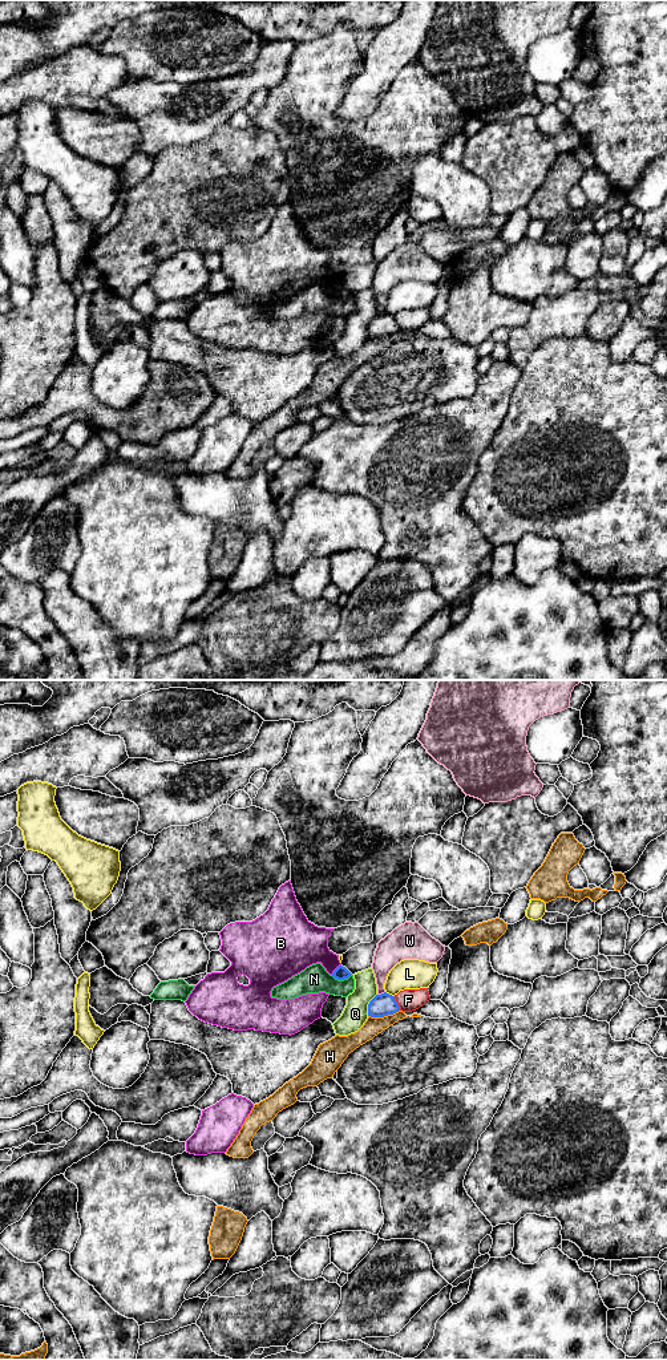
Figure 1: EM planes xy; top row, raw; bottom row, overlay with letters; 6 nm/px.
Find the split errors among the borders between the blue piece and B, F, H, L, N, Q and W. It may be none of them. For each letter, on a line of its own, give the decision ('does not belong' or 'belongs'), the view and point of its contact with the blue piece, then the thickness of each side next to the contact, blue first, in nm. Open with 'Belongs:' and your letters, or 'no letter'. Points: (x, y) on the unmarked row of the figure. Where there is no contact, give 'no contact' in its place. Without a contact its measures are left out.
Belongs: no letter
B: does not belong; meets blue in xy at (335, 290); 80 nm thick on the blue side, 260 nm on the other
F: does not belong; meets blue in xy at (396, 323); 140 nm thick on the blue side, 140 nm on the other
H: does not belong; meets blue in xy at (383, 336); 140 nm thick on the blue side, 110 nm on the other
L: does not belong; meets blue in xy at (388, 314); 140 nm thick on the blue side, 190 nm on the other
N: does not belong; meets blue in xy at (340, 299); 80 nm thick on the blue side, 170 nm on the other
Q: does not belong; meets blue in xy at (368, 324); 140 nm thick on the blue side, 150 nm on the other
W: does not belong; meets blue in xy at (381, 314); 140 nm thick on the blue side, 160 nm on the other

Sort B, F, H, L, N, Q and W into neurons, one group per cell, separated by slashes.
B / F / H / L / N / Q / W

